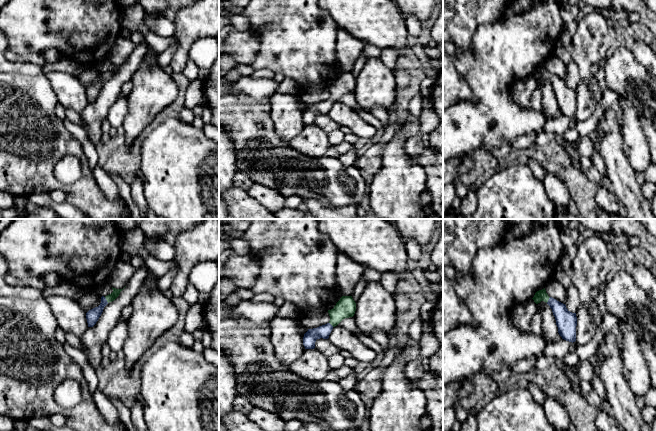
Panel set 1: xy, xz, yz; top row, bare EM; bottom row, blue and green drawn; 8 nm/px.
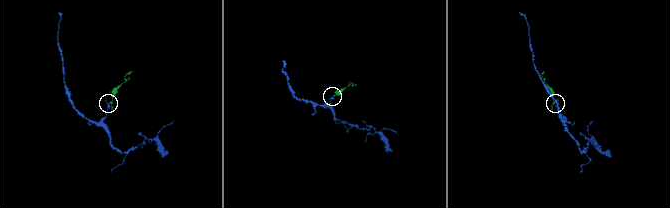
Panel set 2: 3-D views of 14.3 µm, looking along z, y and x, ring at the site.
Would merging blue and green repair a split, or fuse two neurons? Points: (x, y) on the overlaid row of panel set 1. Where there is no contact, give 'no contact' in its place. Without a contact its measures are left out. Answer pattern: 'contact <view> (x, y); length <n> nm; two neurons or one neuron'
contact xy (106, 300); length 60 nm; one neuron

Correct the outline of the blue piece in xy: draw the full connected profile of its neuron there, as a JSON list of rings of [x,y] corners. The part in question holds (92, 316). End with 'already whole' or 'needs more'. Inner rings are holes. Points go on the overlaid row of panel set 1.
[[[113,287],[112,289],[113,289],[113,292],[111,294],[105,297],[104,296],[101,297],[101,303],[98,307],[93,308],[86,313],[88,327],[93,327],[96,324],[96,322],[98,321],[99,317],[103,312],[104,307],[109,302],[114,301],[119,296],[120,292],[123,290],[123,289],[116,289]]] | needs more

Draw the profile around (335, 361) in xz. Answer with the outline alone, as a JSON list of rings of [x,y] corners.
[[[340,353],[333,354],[328,357],[328,364],[331,370],[336,370],[345,365],[345,358]]]

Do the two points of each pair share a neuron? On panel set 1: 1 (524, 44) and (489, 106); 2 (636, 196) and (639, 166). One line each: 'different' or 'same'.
1: same
2: different

